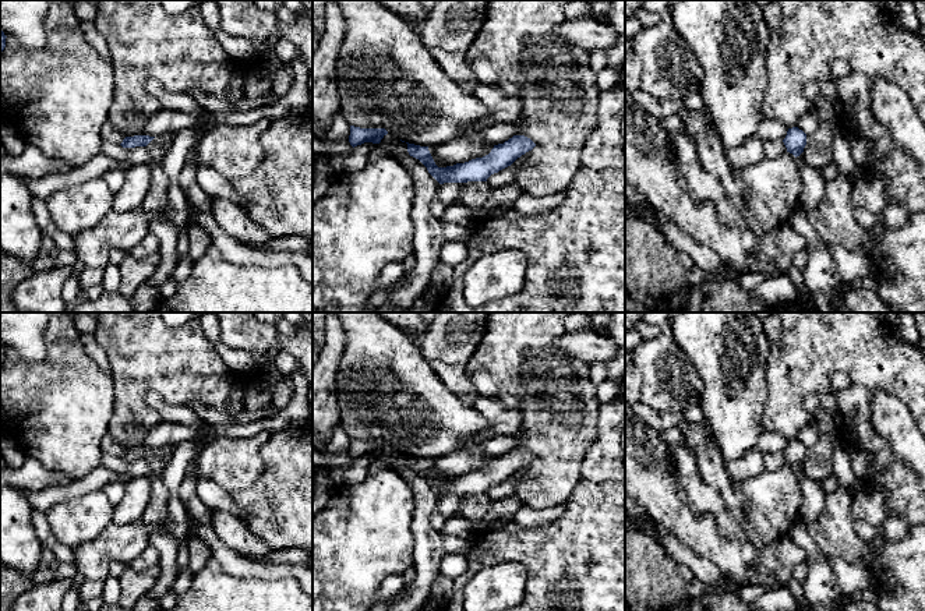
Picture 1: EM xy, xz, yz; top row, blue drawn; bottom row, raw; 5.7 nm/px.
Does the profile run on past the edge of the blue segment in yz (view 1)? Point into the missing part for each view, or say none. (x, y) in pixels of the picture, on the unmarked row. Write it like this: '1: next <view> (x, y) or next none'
1: next none

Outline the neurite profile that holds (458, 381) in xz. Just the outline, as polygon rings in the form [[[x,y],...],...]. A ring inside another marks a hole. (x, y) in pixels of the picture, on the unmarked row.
[[[437,360],[431,361],[430,365],[452,393],[466,406],[474,406],[474,399],[479,393],[467,374],[466,365],[448,365]]]

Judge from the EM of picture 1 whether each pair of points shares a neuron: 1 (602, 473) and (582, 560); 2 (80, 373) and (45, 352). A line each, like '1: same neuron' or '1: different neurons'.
1: same neuron
2: different neurons

